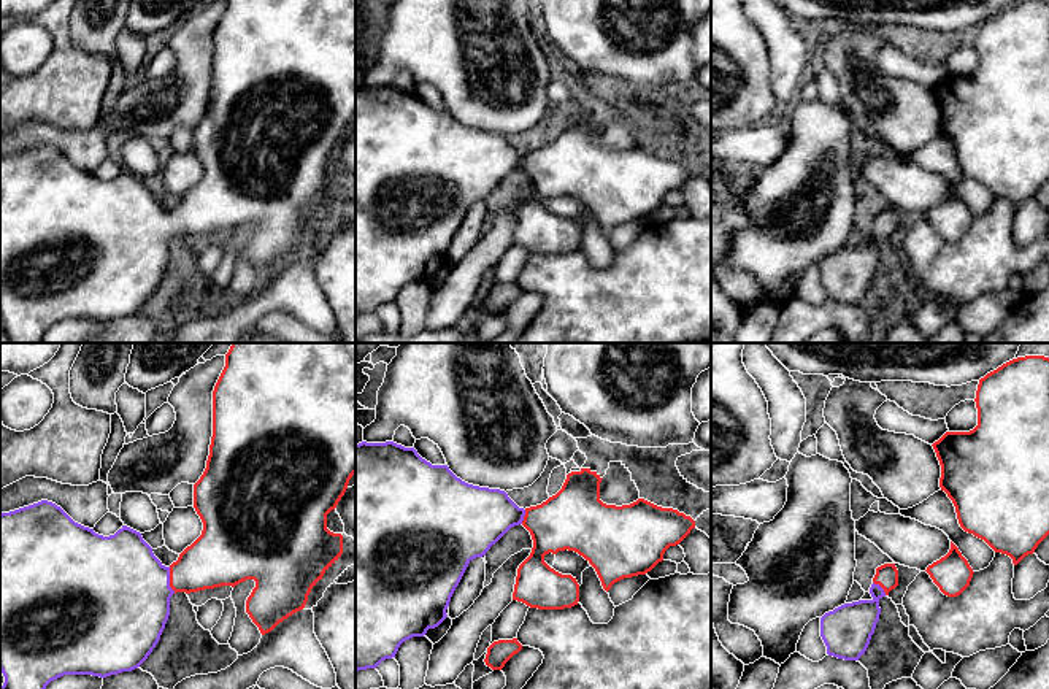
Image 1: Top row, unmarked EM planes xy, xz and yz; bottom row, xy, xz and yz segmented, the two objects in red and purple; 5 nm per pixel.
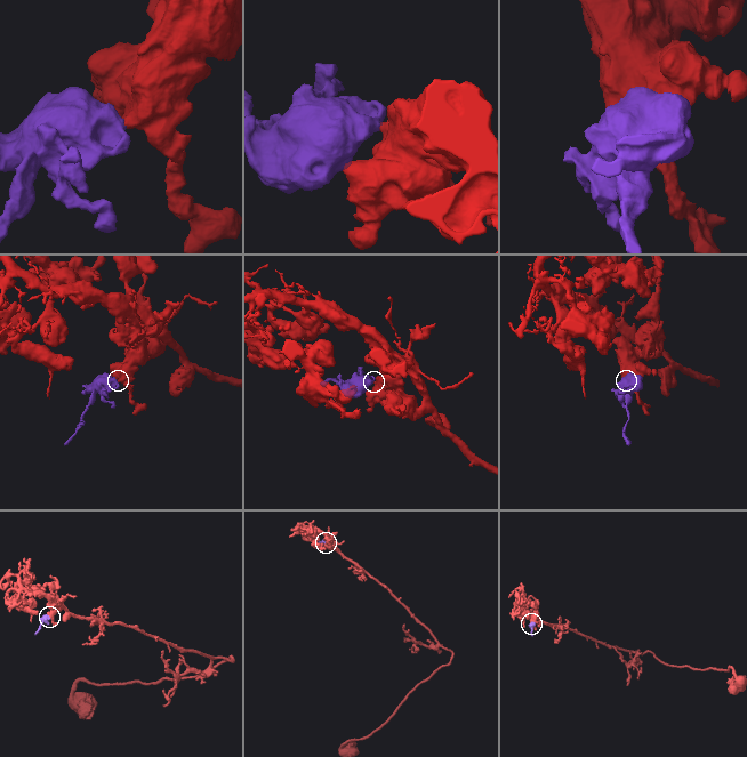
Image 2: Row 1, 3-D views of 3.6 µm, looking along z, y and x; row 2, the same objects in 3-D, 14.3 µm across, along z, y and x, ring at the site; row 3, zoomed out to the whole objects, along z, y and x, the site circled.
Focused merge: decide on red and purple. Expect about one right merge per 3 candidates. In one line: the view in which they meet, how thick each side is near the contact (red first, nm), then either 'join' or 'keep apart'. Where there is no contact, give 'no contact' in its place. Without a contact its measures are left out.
meets red in xy; 280 nm thick on the red side, 480 nm on the other; join

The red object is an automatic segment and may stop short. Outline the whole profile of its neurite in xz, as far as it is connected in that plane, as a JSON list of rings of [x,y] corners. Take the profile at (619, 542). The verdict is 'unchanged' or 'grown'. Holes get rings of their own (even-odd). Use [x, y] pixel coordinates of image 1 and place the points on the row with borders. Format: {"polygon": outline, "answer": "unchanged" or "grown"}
{"polygon": [[[394,441],[355,445],[355,672],[376,668],[382,660],[395,657],[400,645],[413,637],[424,637],[446,618],[451,597],[468,564],[486,556],[511,527],[522,524],[532,535],[530,556],[519,565],[513,600],[538,610],[563,610],[578,605],[579,584],[571,575],[562,575],[544,562],[544,556],[574,551],[597,572],[603,589],[624,578],[646,575],[670,546],[679,545],[695,521],[673,508],[657,506],[644,498],[630,505],[606,505],[600,500],[601,476],[590,468],[571,472],[562,489],[546,502],[519,508],[505,491],[468,484],[457,478],[448,465],[432,465],[414,448]]], "answer": "grown"}

